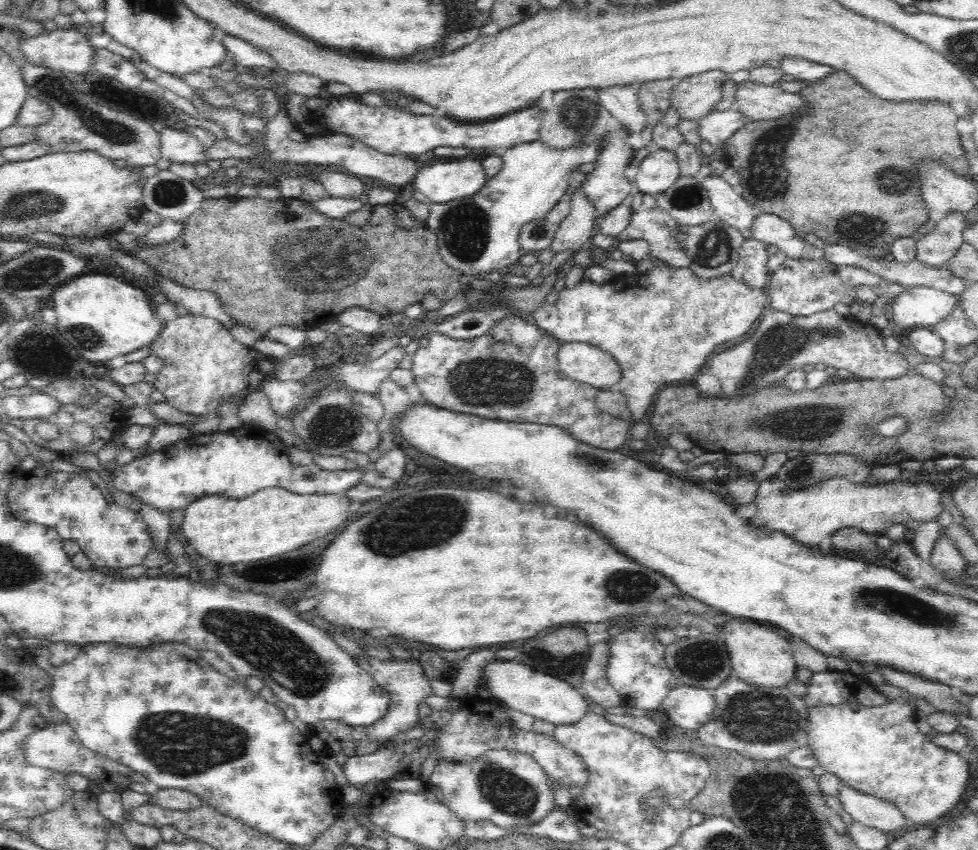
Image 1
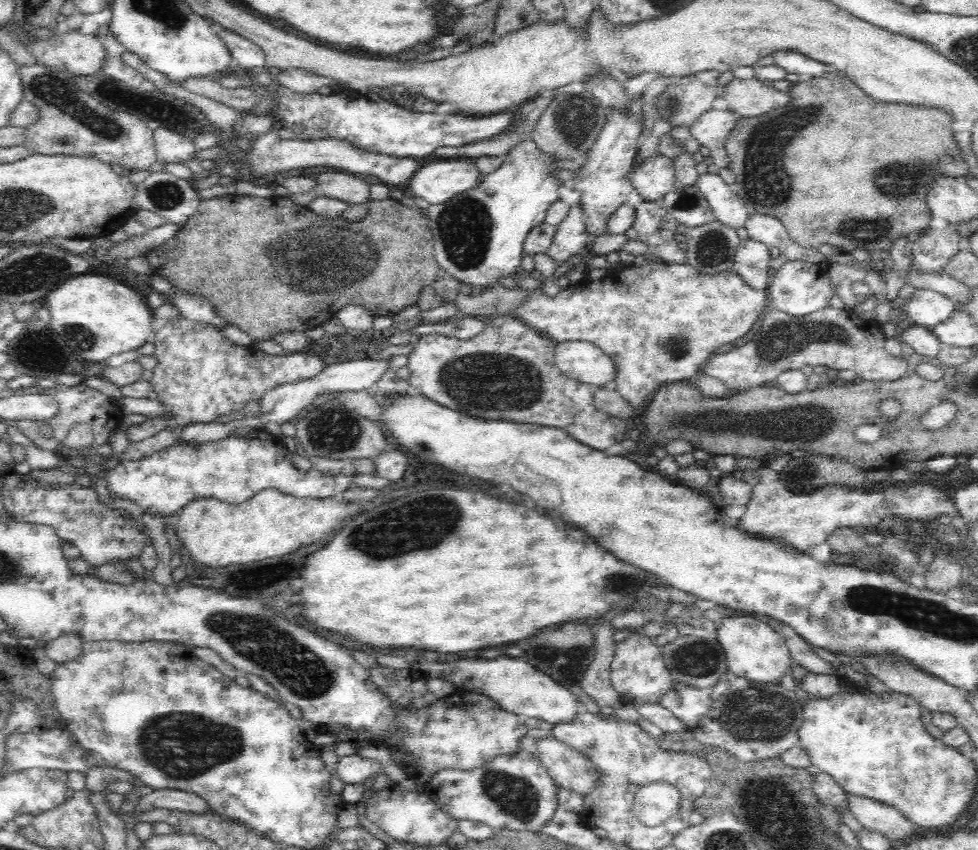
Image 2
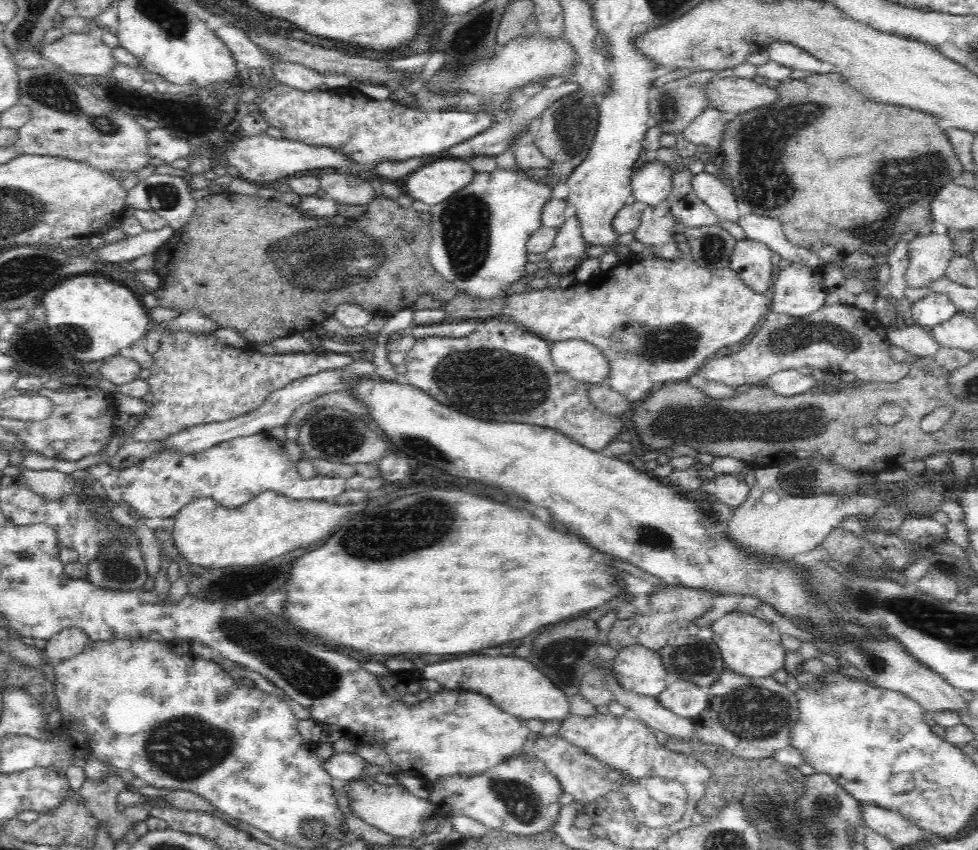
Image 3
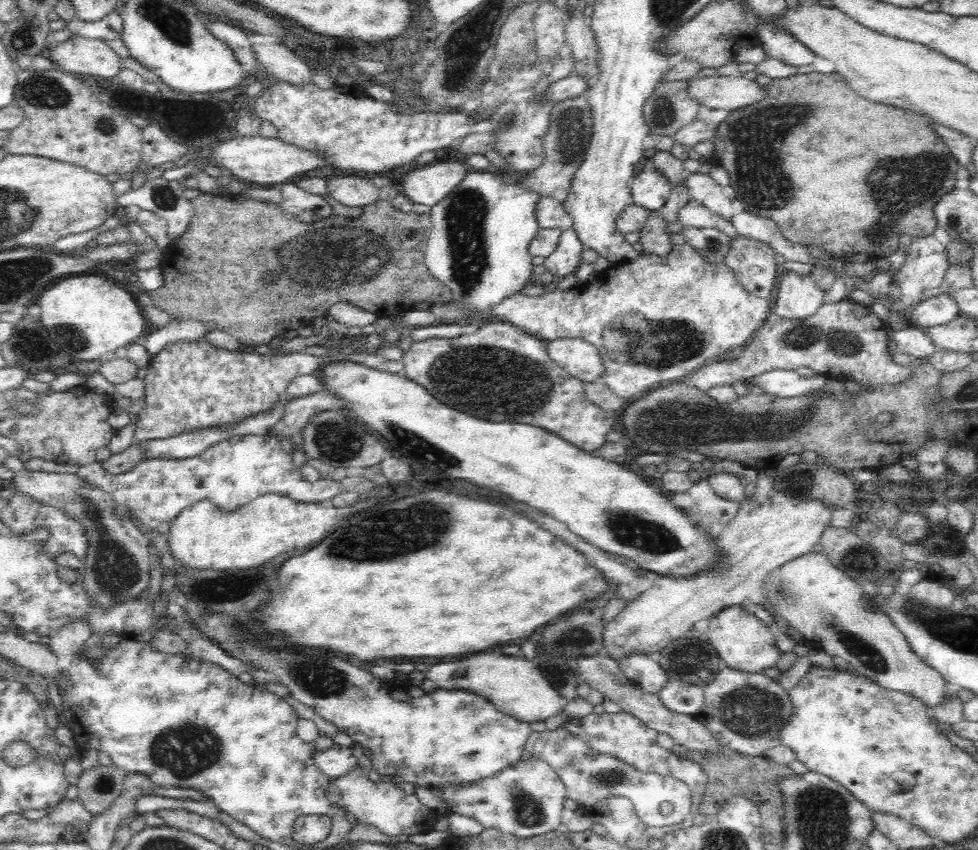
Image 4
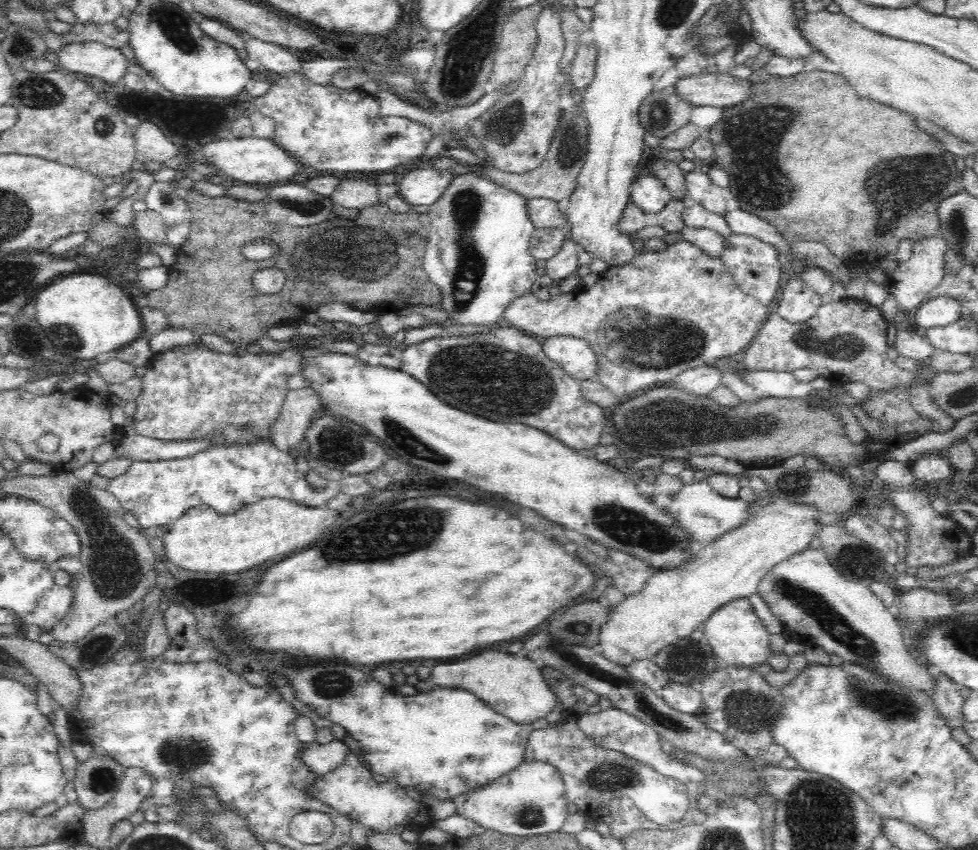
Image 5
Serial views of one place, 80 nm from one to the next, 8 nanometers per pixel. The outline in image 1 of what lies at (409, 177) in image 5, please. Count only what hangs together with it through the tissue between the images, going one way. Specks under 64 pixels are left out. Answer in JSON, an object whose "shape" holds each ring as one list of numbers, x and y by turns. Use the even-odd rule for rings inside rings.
{"shape":[[471,157,426,166,416,173,412,182,415,191,432,204,444,204,478,192,486,176,480,158]]}

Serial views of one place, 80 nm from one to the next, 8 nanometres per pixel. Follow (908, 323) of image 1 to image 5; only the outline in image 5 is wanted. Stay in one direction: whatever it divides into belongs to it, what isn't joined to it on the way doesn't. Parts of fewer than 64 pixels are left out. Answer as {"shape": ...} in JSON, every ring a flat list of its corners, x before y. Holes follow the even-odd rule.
{"shape":[[948,295,927,300,915,310,916,324,922,332,925,329,943,327,956,322,962,315,961,301]]}

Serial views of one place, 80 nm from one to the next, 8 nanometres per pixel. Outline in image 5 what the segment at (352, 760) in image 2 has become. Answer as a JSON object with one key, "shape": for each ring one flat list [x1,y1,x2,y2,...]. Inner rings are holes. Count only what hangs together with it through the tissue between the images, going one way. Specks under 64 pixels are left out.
{"shape":[[336,738,327,743,303,743,298,757,310,771,322,776,332,772,344,760,346,748,346,745]]}

